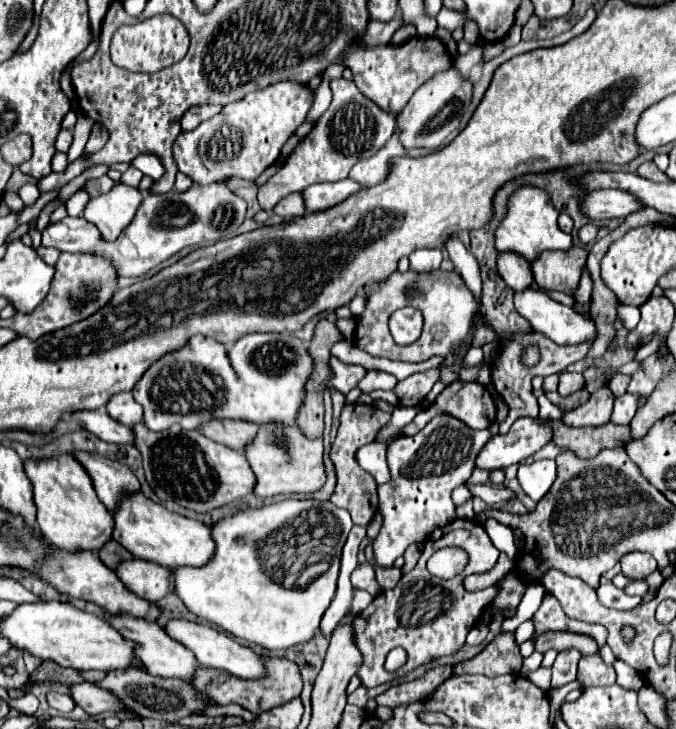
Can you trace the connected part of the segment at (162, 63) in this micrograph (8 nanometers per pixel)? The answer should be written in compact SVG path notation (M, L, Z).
M159 14L138 22L136 26L122 26L112 40L111 60L115 65L134 72L157 72L176 64L188 52L188 46L190 38L180 20L172 18L170 14Z

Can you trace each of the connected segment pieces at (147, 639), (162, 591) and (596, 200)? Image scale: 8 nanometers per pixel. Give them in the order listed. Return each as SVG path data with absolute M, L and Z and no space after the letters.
M108 614L108 622L120 632L124 634L124 638L132 640L132 642L138 642L138 658L142 658L142 664L146 668L148 674L152 676L160 676L160 678L180 678L182 682L192 682L196 670L200 668L200 664L196 662L196 656L186 648L186 646L180 646L178 640L170 638L164 628L160 628L158 624L148 624L146 620L142 618L132 618L132 616L110 616Z
M134 558L120 564L116 574L132 592L136 592L138 596L150 602L166 598L168 594L174 592L172 570L152 564L152 562Z
M618 188L594 190L582 202L582 212L594 220L626 218L642 208L644 208L644 204L640 202L640 198L636 198L636 194L630 194L630 192L618 190Z

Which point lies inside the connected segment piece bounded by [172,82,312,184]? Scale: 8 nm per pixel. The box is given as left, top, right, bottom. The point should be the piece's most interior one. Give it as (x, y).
(246, 137)

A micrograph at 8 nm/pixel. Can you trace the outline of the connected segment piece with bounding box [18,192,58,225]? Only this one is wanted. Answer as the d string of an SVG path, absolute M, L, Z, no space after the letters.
M47 192L41 194L38 200L23 209L22 214L20 214L18 223L19 225L30 222L31 220L38 218L41 210L51 201L56 199L58 192Z

